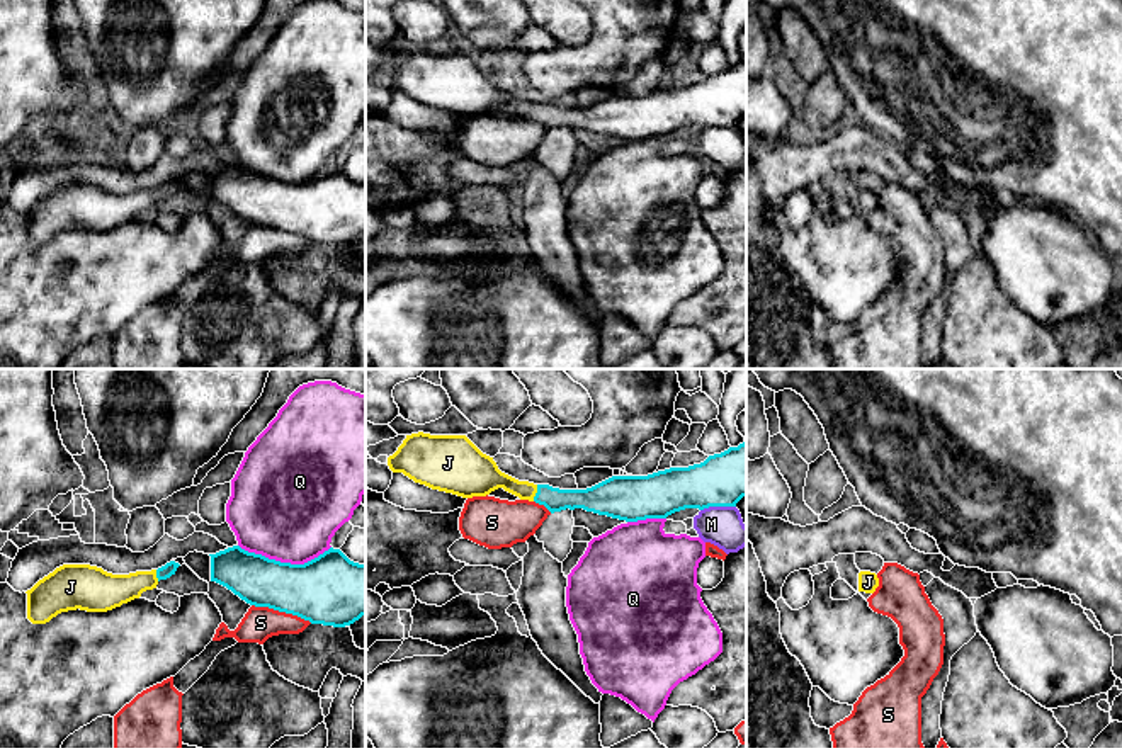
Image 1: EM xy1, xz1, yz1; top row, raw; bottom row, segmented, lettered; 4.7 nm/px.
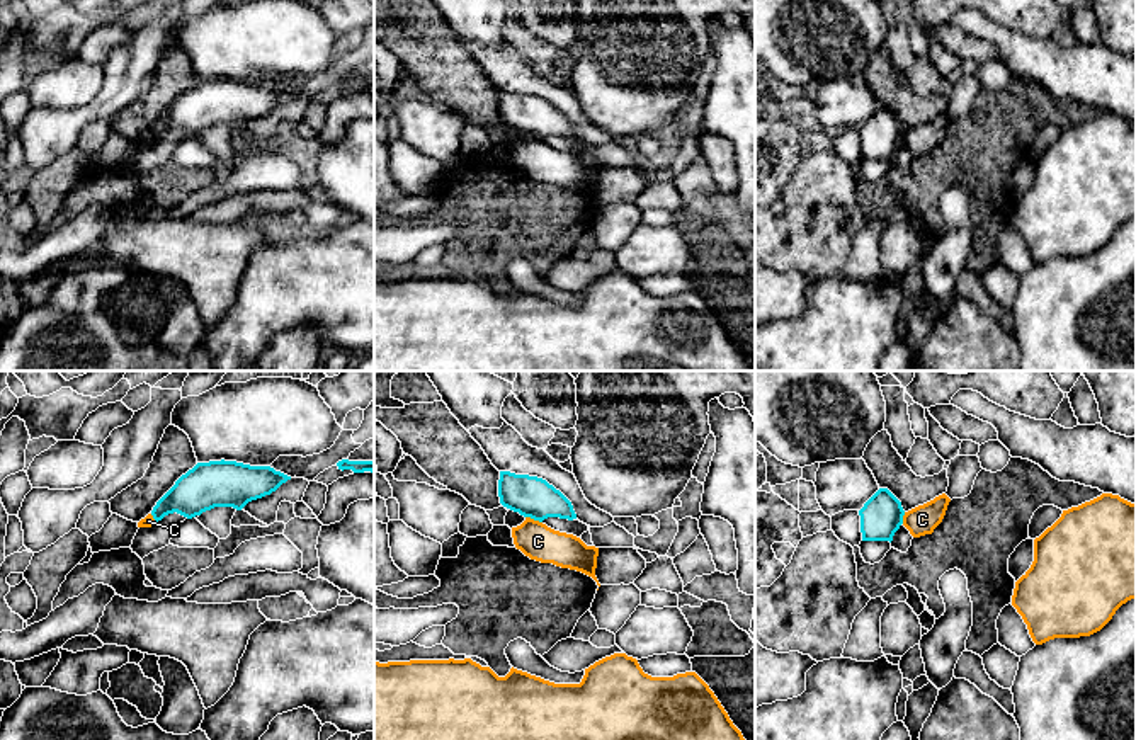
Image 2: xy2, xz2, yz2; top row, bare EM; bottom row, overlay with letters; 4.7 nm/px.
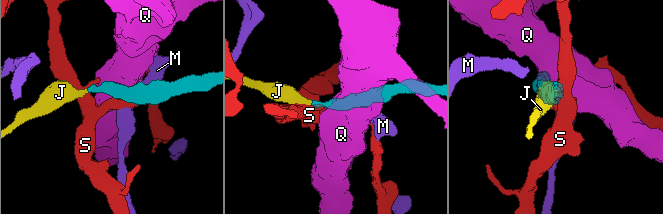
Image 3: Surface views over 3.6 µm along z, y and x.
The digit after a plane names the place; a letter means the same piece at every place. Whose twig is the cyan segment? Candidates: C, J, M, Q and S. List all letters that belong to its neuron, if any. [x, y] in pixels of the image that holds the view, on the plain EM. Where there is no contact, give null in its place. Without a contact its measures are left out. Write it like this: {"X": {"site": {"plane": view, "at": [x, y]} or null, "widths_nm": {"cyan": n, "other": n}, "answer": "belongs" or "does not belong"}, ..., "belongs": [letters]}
{"C": {"site": {"plane": "xz2", "at": [534, 138]}, "widths_nm": {"cyan": 190, "other": 170}, "answer": "does not belong"}, "J": {"site": {"plane": "xz1", "at": [536, 113]}, "widths_nm": {"cyan": 110, "other": 140}, "answer": "belongs"}, "M": {"site": {"plane": "xz1", "at": [718, 124]}, "widths_nm": {"cyan": 240, "other": 190}, "answer": "does not belong"}, "Q": {"site": {"plane": "xy1", "at": [284, 182]}, "widths_nm": {"cyan": 320, "other": 480}, "answer": "does not belong"}, "S": {"site": {"plane": "xy1", "at": [283, 230]}, "widths_nm": {"cyan": 320, "other": 160}, "answer": "does not belong"}, "belongs": ["J"]}

